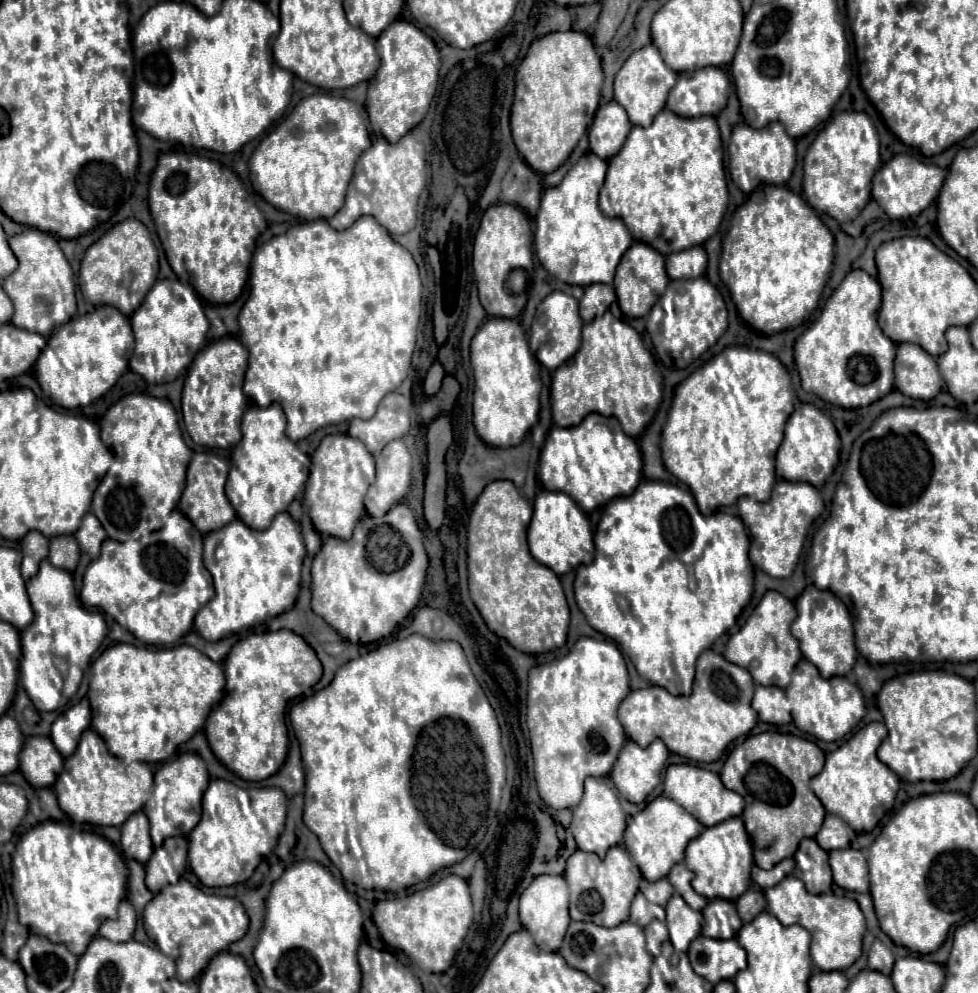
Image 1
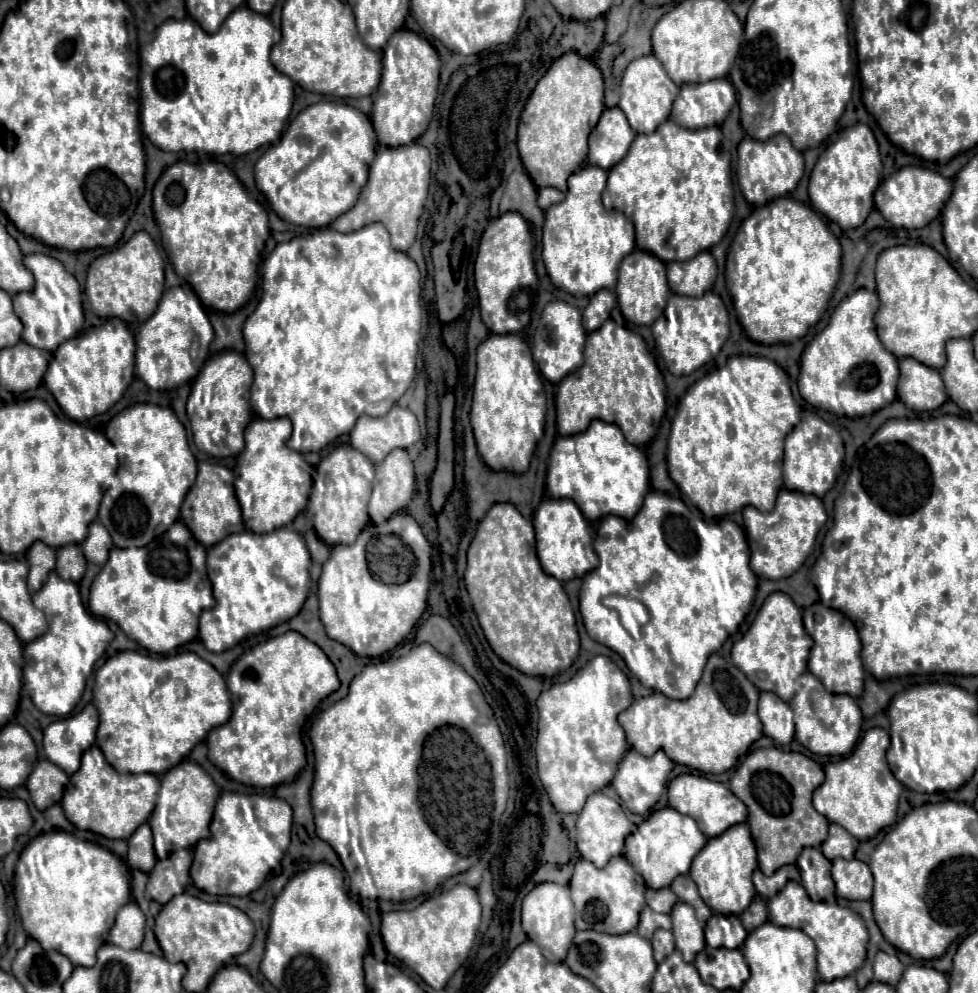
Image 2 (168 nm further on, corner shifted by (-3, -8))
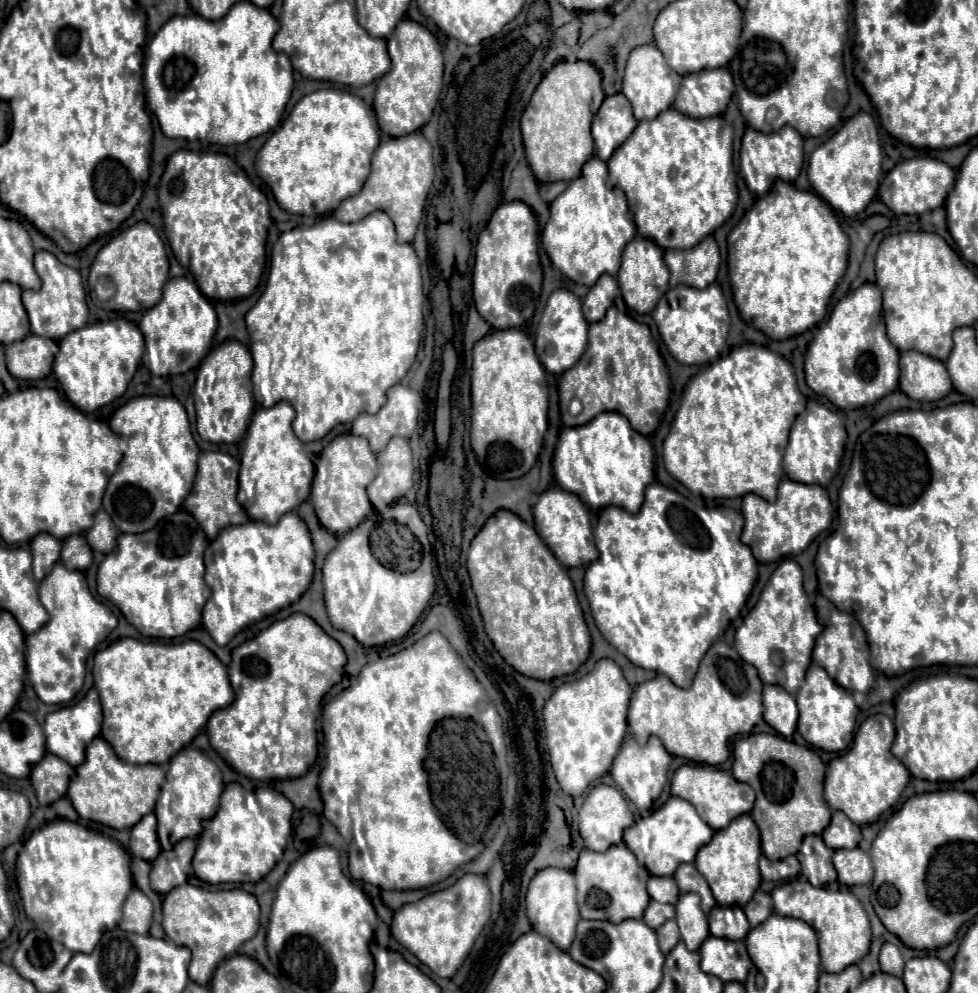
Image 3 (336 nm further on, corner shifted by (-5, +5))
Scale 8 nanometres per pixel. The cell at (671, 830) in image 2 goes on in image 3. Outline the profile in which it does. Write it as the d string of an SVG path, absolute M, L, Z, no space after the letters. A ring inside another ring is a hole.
M670 796L666 804L652 814L636 820L630 828L624 832L626 846L634 852L640 864L648 868L654 876L672 876L678 868L678 864L694 862L694 856L700 846L704 846L712 838L714 830L694 812L694 806L682 798Z

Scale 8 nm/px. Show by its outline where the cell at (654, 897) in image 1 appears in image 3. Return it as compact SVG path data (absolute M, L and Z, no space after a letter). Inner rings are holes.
M650 876L648 894L662 904L674 904L678 900L680 892L670 876Z

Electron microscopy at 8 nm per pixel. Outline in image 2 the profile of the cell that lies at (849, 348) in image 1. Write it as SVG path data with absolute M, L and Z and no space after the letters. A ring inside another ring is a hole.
M854 291L840 301L826 329L818 333L804 349L798 389L810 405L836 415L864 417L880 411L884 405L896 399L898 359L884 349L876 335L876 309L878 295L874 291Z

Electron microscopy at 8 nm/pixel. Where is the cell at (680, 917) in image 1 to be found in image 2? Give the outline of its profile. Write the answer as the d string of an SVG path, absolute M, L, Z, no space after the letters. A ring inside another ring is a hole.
M676 903L672 909L672 933L676 937L676 949L682 953L684 961L692 963L696 953L706 947L704 925L696 919L694 909L688 903Z

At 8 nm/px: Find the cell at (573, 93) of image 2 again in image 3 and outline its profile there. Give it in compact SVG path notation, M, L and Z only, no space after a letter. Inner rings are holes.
M558 62L544 74L520 120L526 160L538 182L568 182L580 174L584 162L594 154L590 136L592 108L598 112L602 100L602 76L590 62Z

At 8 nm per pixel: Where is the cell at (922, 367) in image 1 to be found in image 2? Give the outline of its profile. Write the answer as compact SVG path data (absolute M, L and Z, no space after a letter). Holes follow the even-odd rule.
M900 359L898 399L912 411L934 411L946 401L946 389L936 369L916 359Z

